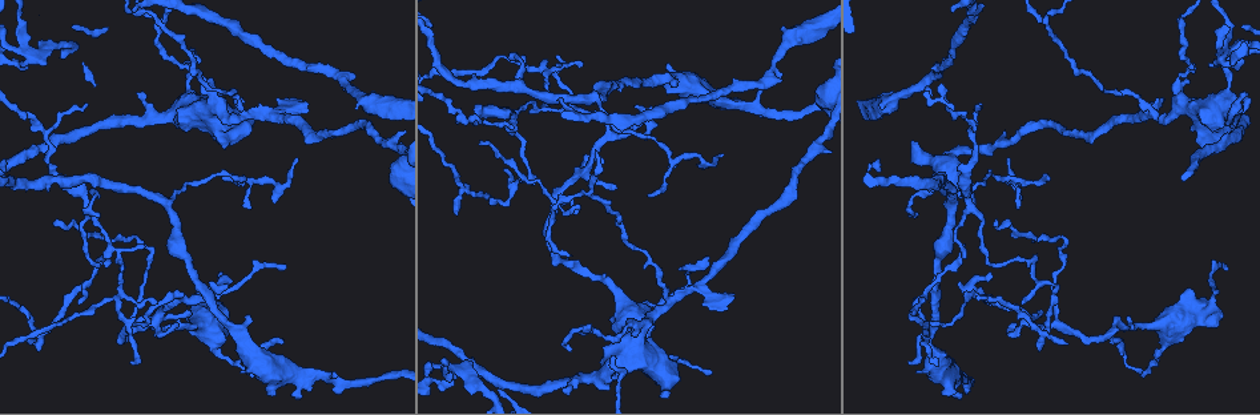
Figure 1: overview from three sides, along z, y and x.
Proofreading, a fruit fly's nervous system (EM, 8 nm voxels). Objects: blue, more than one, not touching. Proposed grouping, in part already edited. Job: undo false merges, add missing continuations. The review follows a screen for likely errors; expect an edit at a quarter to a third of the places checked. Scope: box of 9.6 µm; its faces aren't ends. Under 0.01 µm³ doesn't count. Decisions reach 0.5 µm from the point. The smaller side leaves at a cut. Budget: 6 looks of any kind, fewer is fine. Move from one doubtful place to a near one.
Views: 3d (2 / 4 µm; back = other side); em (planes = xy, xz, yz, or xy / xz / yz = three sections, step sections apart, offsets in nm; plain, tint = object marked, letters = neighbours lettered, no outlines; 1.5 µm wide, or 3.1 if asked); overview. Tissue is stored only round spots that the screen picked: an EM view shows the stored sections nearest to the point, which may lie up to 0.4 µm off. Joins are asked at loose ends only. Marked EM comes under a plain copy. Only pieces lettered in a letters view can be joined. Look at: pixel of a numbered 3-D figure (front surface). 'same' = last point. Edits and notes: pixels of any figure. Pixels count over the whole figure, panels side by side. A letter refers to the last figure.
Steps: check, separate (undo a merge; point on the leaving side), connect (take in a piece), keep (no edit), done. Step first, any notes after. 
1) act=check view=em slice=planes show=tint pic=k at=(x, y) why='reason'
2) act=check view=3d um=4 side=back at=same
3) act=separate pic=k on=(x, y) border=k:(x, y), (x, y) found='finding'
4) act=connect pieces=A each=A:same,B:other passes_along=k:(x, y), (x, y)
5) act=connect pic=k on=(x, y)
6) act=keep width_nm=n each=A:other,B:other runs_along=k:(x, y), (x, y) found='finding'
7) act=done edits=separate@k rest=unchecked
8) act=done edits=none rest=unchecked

act=check view=em slice=planes show=letters pic=1 at=(467, 190) why='sharp bend'

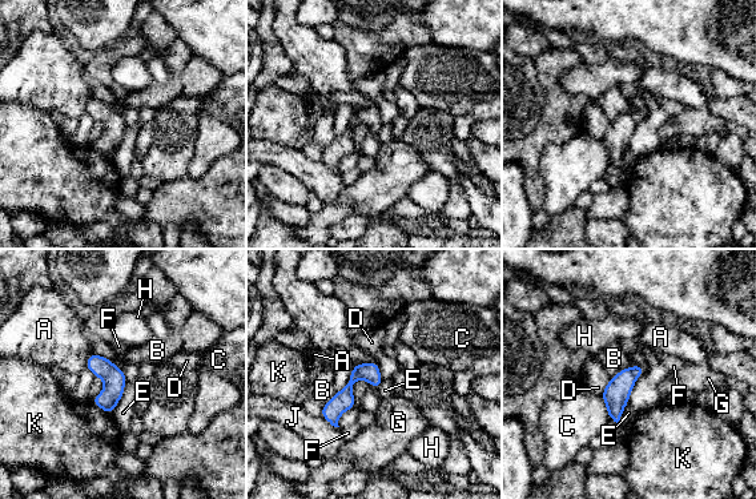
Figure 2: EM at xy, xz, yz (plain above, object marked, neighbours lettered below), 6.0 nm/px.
act=keep each=A:other,B:other,C:other,D:other,E:other,F:other,G:other,H:other,J:other,K:other border=2:(127, 381), (123, 397), (111, 414) found='one cell here'

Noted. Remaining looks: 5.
act=check view=3d um=4 pic=1 at=(98, 216)

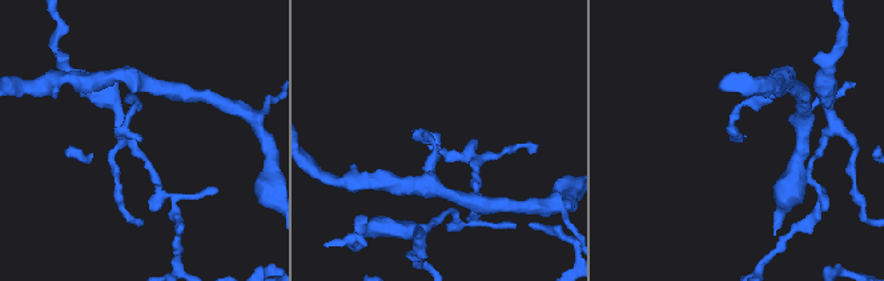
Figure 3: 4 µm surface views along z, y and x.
act=check view=em slice=xz step=8 show=tint pic=3 at=(744, 137)

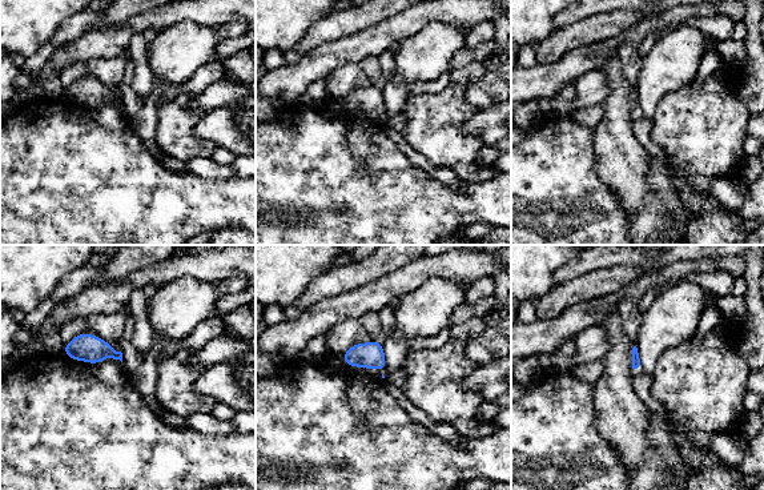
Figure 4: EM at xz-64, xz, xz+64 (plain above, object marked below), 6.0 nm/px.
act=check view=em slice=planes show=letters at=same why='cut it another way'

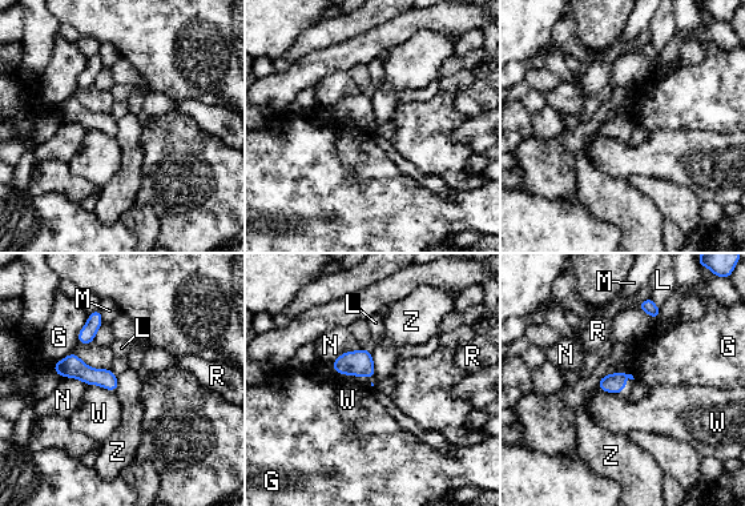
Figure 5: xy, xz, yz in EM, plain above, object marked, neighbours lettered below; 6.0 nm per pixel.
act=keep each=G:other,L:other,M:other,N:other,R:other,W:other,Z:other found='none of them fits'

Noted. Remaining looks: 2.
act=check view=3d um=4 side=back pic=1 at=(915, 299) why='abrupt turn'

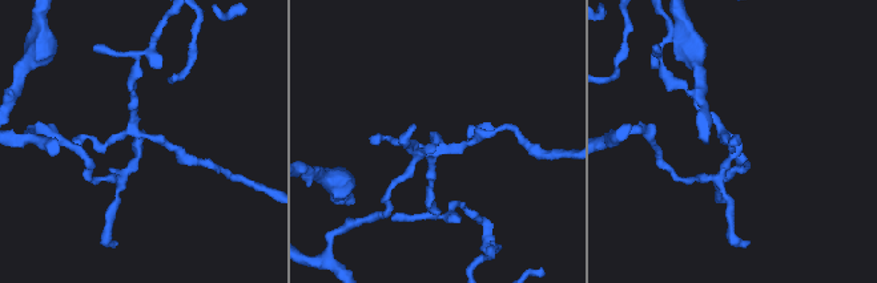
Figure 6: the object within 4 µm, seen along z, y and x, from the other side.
act=check view=em slice=planes show=letters pic=6 at=(139, 137) why='now the EM'

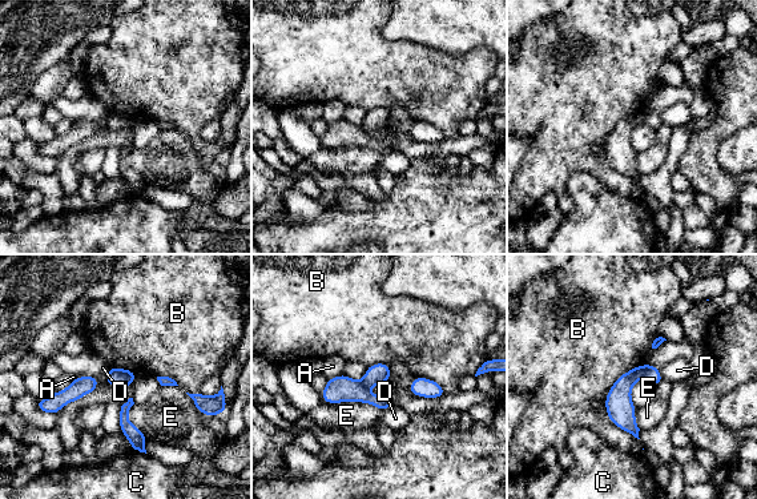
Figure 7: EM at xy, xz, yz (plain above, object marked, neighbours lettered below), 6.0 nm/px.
act=separate pic=7 on=(617, 402) longest_contact=B:460nm each=A:other,B:other,C:other,D:other,E:other found='a second cell is stuck on'

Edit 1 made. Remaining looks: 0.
act=done edits=separate@7 rest=unchecked

